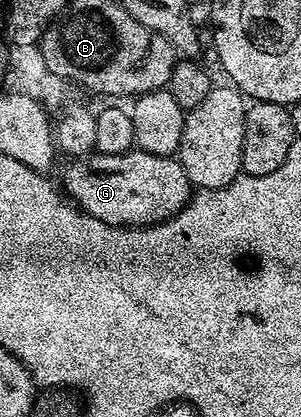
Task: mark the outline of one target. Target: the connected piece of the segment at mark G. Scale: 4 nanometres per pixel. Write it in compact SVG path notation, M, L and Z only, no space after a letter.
M140 149L118 155L90 154L77 157L65 167L63 191L91 217L116 227L150 227L179 213L189 202L191 184L176 158Z

